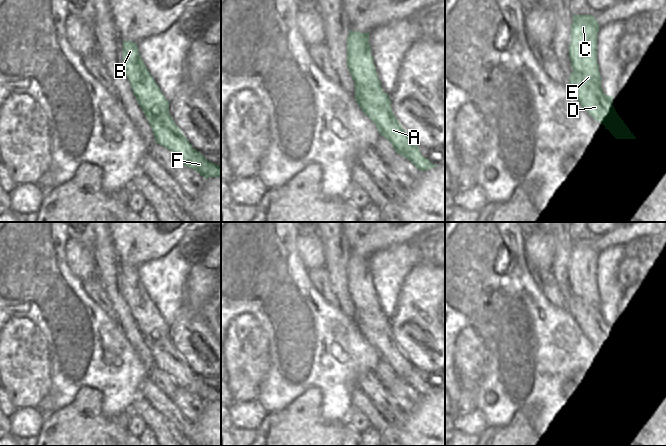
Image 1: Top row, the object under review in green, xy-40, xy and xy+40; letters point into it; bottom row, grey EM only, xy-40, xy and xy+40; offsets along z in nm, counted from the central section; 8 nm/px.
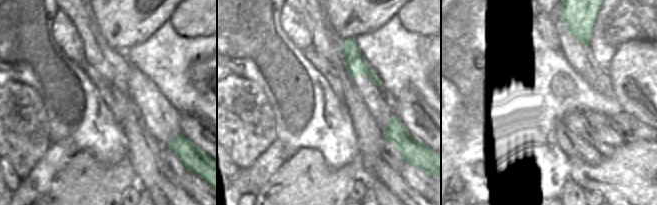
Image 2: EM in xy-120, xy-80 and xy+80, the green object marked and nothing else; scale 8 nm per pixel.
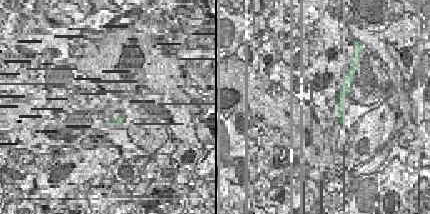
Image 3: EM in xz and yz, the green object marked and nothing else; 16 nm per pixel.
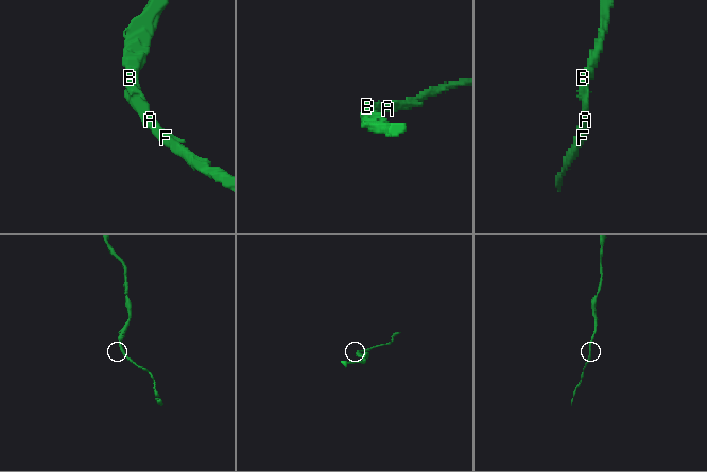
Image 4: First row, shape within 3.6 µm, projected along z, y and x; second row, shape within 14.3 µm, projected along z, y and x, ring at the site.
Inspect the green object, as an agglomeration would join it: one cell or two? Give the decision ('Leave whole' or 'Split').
Split.

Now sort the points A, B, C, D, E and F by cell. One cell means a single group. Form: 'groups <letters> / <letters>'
groups A D F / B C E

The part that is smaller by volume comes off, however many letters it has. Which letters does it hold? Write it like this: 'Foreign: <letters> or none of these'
Foreign: A, D, F.

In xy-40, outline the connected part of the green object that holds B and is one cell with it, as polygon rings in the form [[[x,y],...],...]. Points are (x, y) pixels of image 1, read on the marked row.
[[[123,41],[123,70],[133,91],[137,90],[138,85],[144,85],[151,92],[156,85],[139,54],[137,43]]]

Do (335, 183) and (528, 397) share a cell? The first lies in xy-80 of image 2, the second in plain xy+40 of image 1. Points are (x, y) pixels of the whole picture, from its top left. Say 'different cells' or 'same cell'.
different cells

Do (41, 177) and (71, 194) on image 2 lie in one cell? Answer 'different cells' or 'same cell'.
different cells

